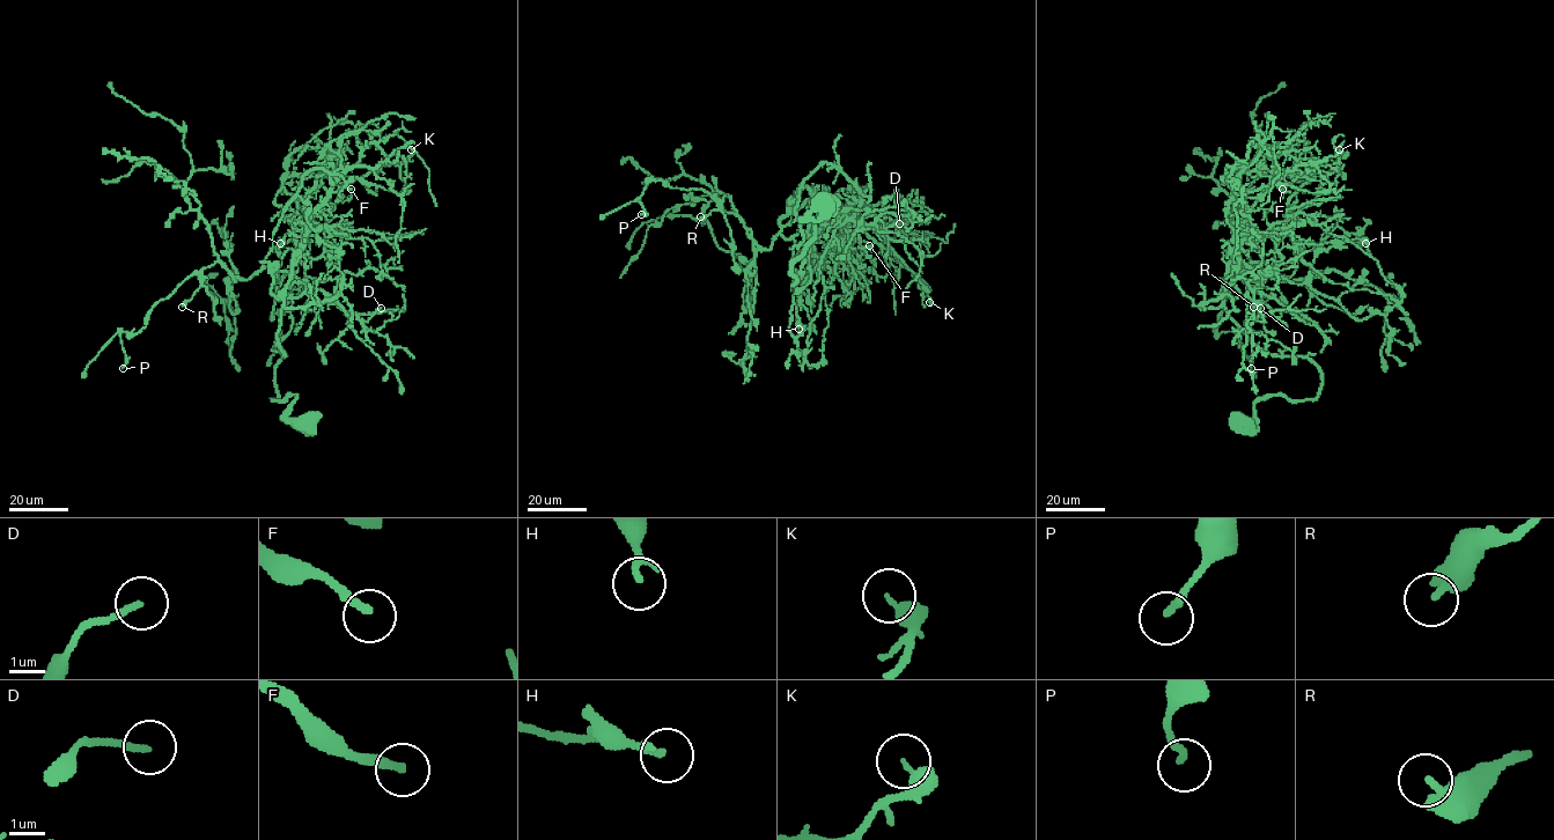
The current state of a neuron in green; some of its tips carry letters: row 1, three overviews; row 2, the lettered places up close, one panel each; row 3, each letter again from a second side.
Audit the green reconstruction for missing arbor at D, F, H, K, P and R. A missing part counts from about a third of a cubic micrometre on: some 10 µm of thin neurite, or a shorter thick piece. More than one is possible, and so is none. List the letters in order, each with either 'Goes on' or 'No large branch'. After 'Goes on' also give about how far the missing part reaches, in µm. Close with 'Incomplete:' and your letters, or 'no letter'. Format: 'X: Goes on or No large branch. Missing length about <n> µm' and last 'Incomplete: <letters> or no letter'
D: No large branch
F: Goes on. Missing length about 30 µm
H: No large branch
K: No large branch
P: No large branch
R: No large branch
Incomplete: F

